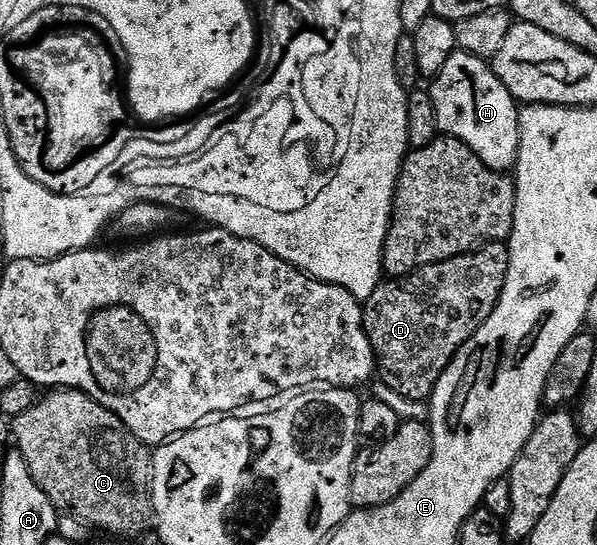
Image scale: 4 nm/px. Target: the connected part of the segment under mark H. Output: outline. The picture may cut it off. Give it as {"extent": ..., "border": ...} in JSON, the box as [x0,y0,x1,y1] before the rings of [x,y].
{"extent":[429,50,520,172],"border":[[[456,50],[449,61],[445,61],[445,69],[434,76],[433,85],[429,90],[433,97],[433,109],[437,109],[437,125],[444,136],[459,139],[467,143],[485,165],[494,171],[510,172],[514,168],[519,156],[519,112],[520,104],[511,96],[509,89],[501,85],[501,81],[495,76],[495,68],[488,60],[479,59],[476,55],[470,55],[468,51]]]}

